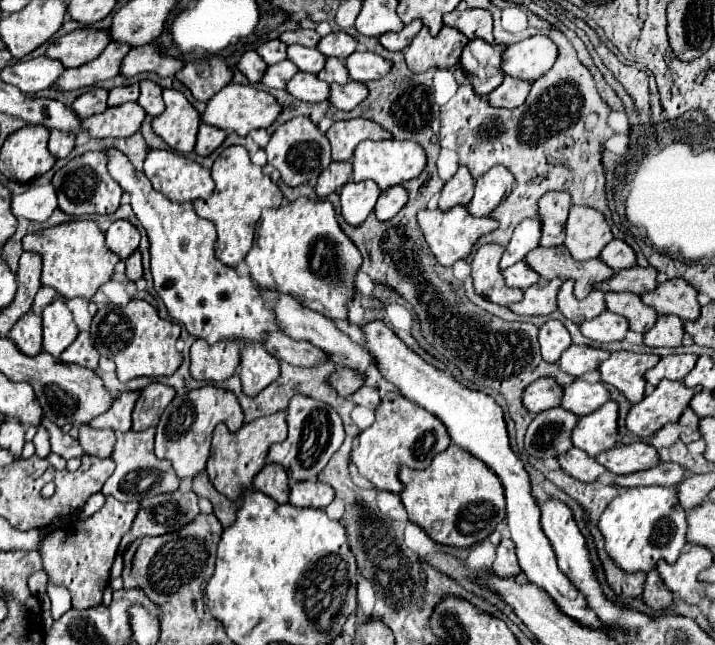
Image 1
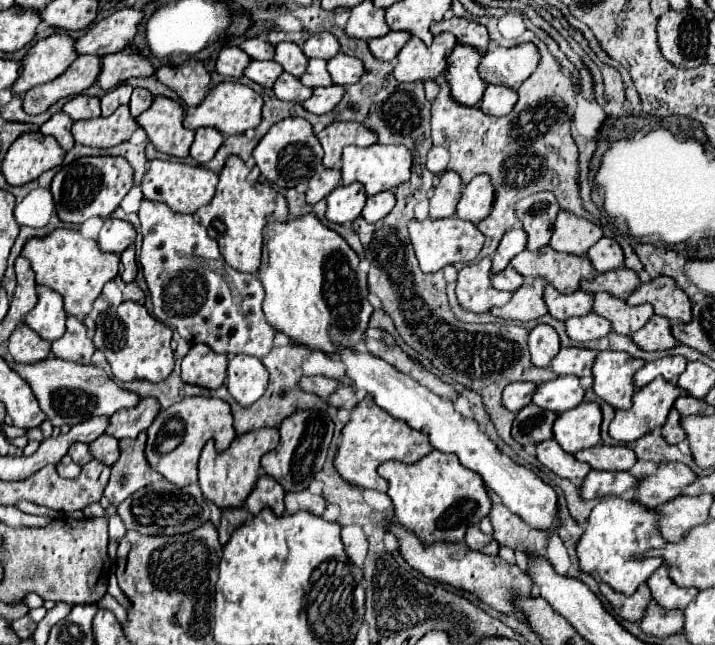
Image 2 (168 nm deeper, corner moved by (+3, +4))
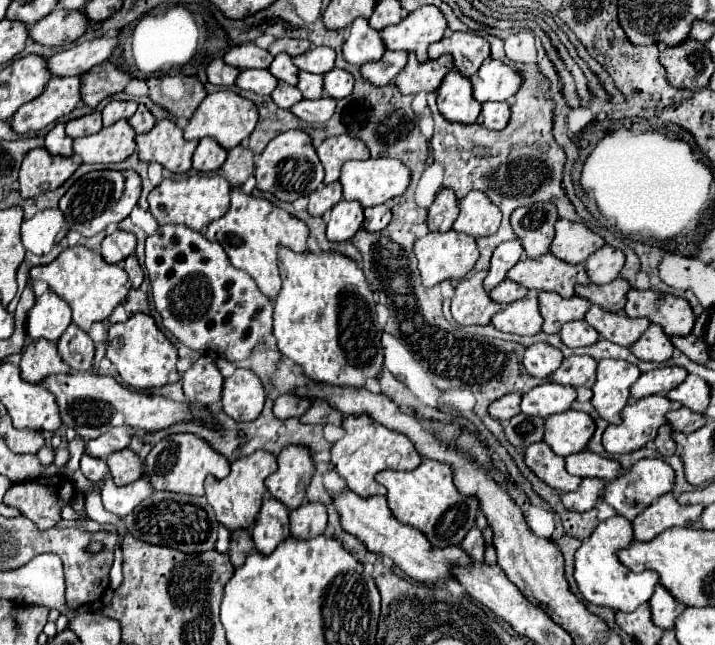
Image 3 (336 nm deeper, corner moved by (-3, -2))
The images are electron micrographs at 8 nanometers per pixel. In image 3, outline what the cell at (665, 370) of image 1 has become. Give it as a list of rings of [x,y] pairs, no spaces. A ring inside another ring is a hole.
[[[664,366],[664,368],[642,374],[634,382],[630,394],[634,398],[644,398],[650,394],[666,394],[672,388],[676,388],[686,376],[688,376],[688,372],[682,366]]]

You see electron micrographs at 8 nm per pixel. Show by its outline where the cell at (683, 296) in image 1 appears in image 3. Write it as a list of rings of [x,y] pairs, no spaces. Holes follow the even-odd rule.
[[[630,290],[626,294],[628,302],[624,312],[630,318],[650,318],[652,324],[660,324],[668,336],[678,334],[686,336],[692,332],[694,326],[694,312],[688,300],[672,296],[672,294],[658,294],[652,290]]]

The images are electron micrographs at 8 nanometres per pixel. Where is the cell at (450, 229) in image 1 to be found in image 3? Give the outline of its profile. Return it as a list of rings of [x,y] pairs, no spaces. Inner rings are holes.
[[[454,230],[430,232],[428,236],[418,238],[414,242],[414,254],[418,258],[418,270],[422,274],[422,284],[426,284],[426,288],[430,288],[448,278],[462,280],[474,268],[474,264],[478,260],[478,244],[476,244],[476,238],[454,232]]]

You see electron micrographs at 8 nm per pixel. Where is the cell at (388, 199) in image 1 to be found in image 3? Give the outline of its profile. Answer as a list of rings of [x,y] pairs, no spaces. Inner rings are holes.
[[[378,204],[378,206],[372,206],[372,208],[366,208],[364,210],[364,228],[368,230],[368,232],[378,232],[378,230],[382,230],[382,228],[386,228],[388,224],[390,224],[390,220],[392,220],[392,208],[388,206],[388,204]]]

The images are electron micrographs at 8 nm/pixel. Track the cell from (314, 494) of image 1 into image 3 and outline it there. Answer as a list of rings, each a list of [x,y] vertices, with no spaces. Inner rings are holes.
[[[304,502],[290,512],[290,534],[294,538],[312,538],[326,530],[328,512],[320,502]]]

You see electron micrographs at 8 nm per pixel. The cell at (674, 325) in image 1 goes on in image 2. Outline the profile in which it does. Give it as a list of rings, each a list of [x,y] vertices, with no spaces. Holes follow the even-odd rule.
[[[652,316],[638,332],[634,332],[632,342],[646,350],[646,352],[658,352],[658,350],[668,350],[676,344],[672,332],[670,332],[670,322],[668,318]]]

